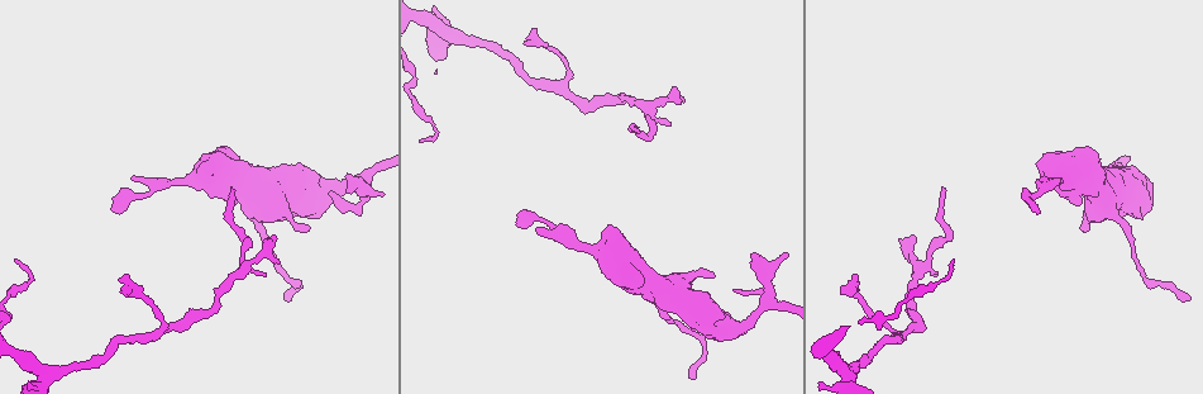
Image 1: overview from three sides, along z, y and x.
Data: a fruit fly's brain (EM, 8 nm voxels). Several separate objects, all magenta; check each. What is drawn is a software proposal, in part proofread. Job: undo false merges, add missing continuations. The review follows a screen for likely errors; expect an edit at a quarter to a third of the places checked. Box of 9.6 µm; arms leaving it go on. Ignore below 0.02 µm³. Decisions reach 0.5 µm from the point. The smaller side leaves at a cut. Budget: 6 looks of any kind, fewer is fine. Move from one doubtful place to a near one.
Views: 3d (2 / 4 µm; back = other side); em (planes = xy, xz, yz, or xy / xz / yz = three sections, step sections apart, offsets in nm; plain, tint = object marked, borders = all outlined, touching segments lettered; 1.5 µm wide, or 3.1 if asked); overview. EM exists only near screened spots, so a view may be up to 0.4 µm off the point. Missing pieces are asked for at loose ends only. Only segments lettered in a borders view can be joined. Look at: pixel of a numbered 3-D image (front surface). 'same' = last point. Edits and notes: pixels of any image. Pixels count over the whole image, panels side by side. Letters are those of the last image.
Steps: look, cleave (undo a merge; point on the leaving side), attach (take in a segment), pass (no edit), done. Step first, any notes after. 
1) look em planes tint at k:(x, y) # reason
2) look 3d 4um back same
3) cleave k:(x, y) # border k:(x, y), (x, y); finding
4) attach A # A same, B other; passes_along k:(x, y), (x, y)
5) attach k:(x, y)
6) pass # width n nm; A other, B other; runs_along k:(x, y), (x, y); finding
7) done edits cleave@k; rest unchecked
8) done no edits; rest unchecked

look 3d 2um at 1:(639, 132) # thin end

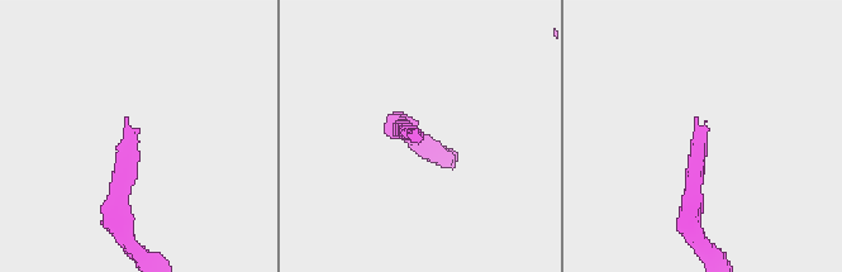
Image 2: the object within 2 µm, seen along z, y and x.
look em xz step 4 tint at 2:(139, 129) # shape alone is not enough

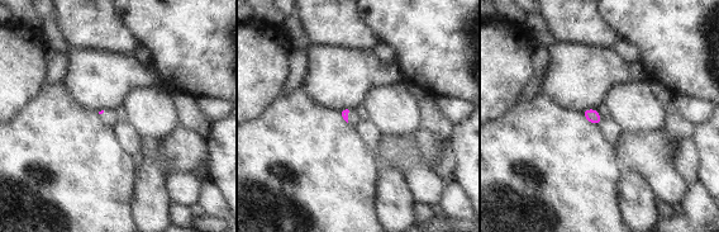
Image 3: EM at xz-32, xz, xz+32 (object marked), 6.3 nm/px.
look em xy step 4 borders same

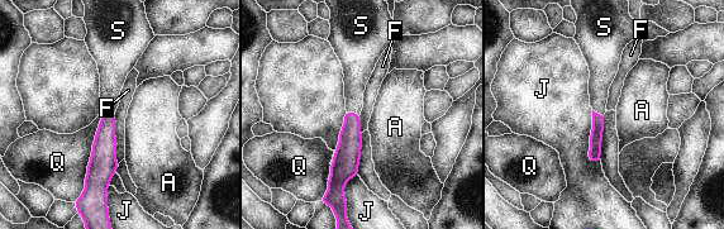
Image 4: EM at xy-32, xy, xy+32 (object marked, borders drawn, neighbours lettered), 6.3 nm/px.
attach S # A other, F other, J other, Q other, S same; passes_along 4:(104, 148), (106, 109), (113, 71); it goes on there

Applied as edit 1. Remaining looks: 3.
look em xz step 4 borders at 1:(1037, 209) # thin end

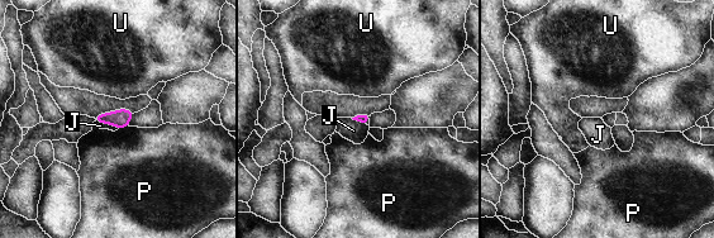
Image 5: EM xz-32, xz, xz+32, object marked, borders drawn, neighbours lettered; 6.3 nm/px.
pass # J other, P other, U other; border 5:(128, 125), (119, 128); none of them fits

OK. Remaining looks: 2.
look 3d 4um at 1:(263, 273) # thin end

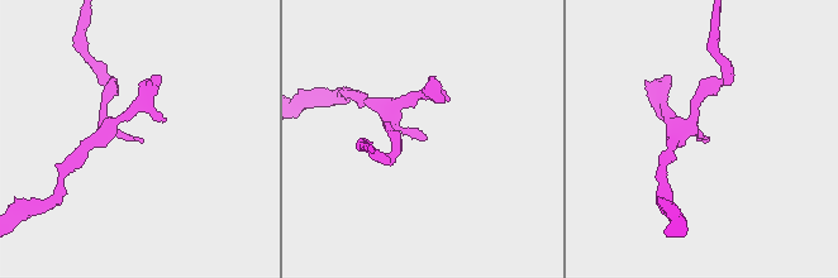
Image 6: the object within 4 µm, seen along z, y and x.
look em planes borders at 6:(706, 142) # need the tissue

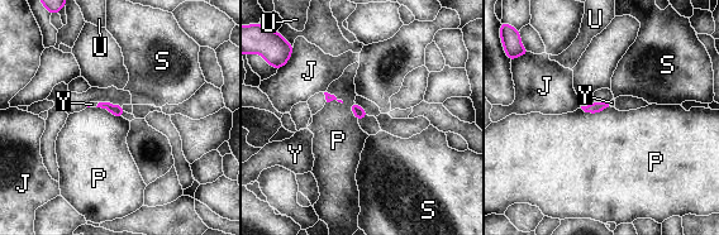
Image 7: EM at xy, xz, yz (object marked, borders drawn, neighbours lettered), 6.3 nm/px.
pass # J other, P other, S other, U other, Y other; border 7:(609, 106), (596, 113), (580, 108); none of them fits

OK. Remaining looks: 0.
done edits attach@4; rest unchecked

